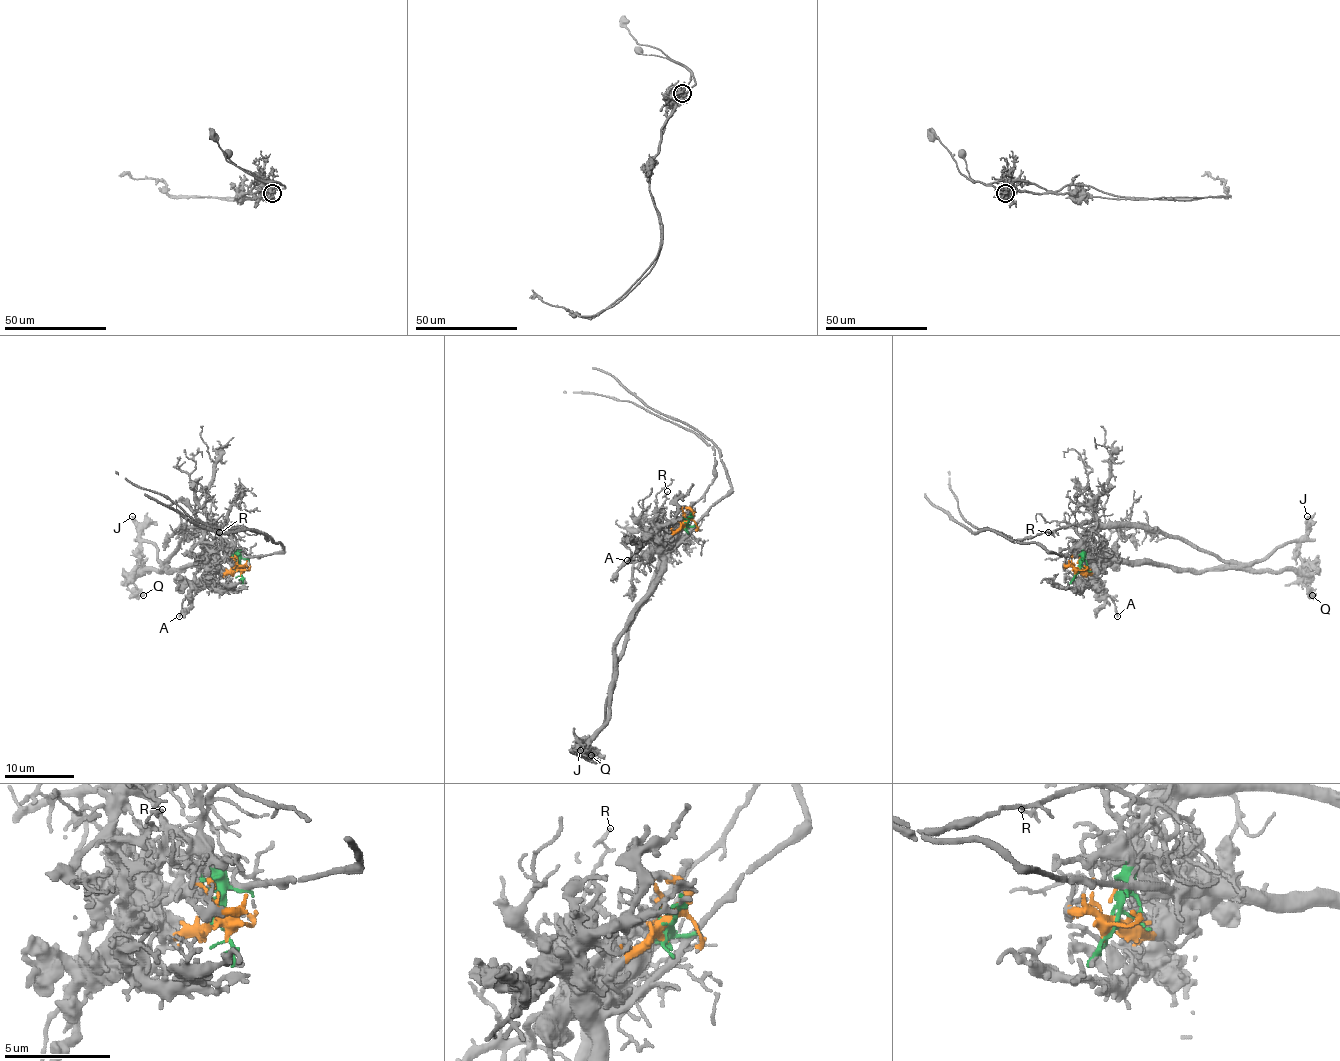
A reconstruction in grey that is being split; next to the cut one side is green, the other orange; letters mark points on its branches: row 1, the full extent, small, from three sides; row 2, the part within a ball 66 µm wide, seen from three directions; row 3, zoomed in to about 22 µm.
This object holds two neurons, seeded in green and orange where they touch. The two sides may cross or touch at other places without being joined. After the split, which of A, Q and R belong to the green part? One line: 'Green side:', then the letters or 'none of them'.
Green side: R

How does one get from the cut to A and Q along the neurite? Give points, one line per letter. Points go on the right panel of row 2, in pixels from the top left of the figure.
A: (1080, 569), (1097, 573), (1099, 583), (1113, 599), (1118, 616)
Q: (1080, 569), (1092, 571), (1107, 562), (1149, 561), (1198, 571), (1300, 571), (1307, 578), (1307, 588), (1312, 595)

